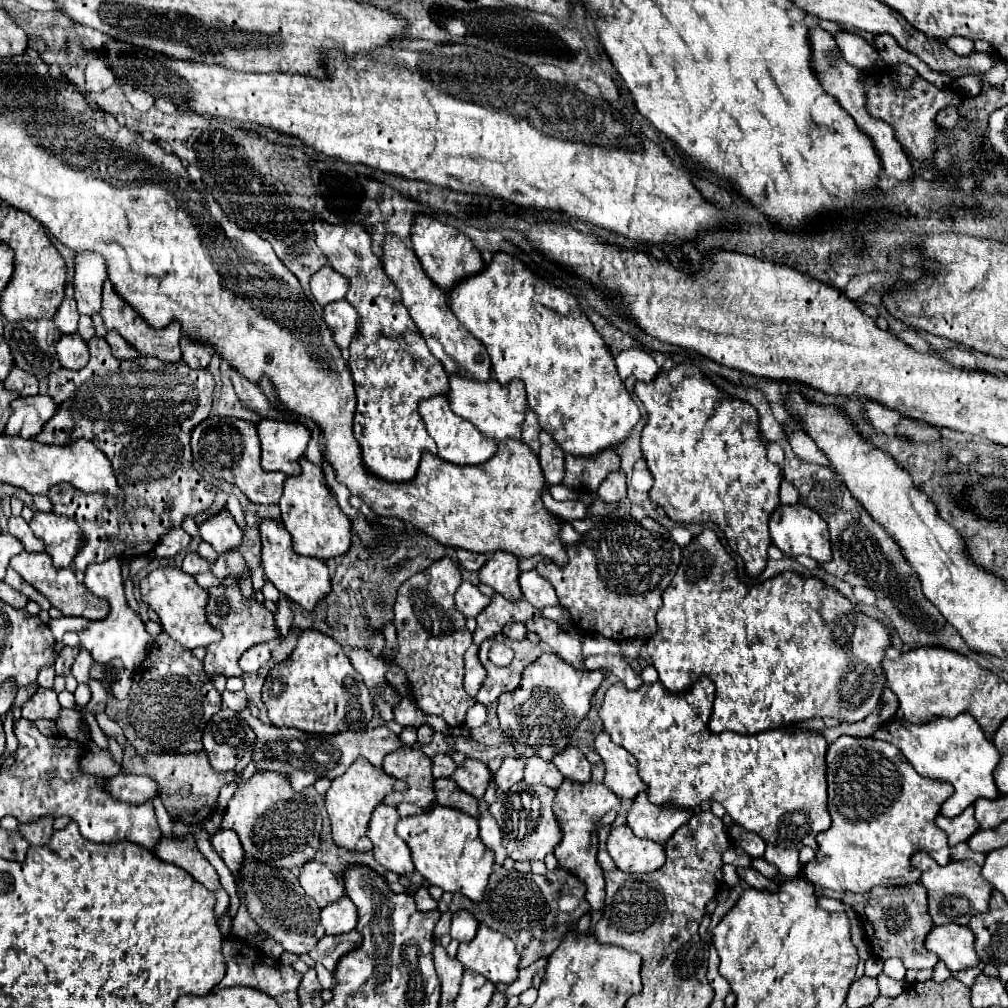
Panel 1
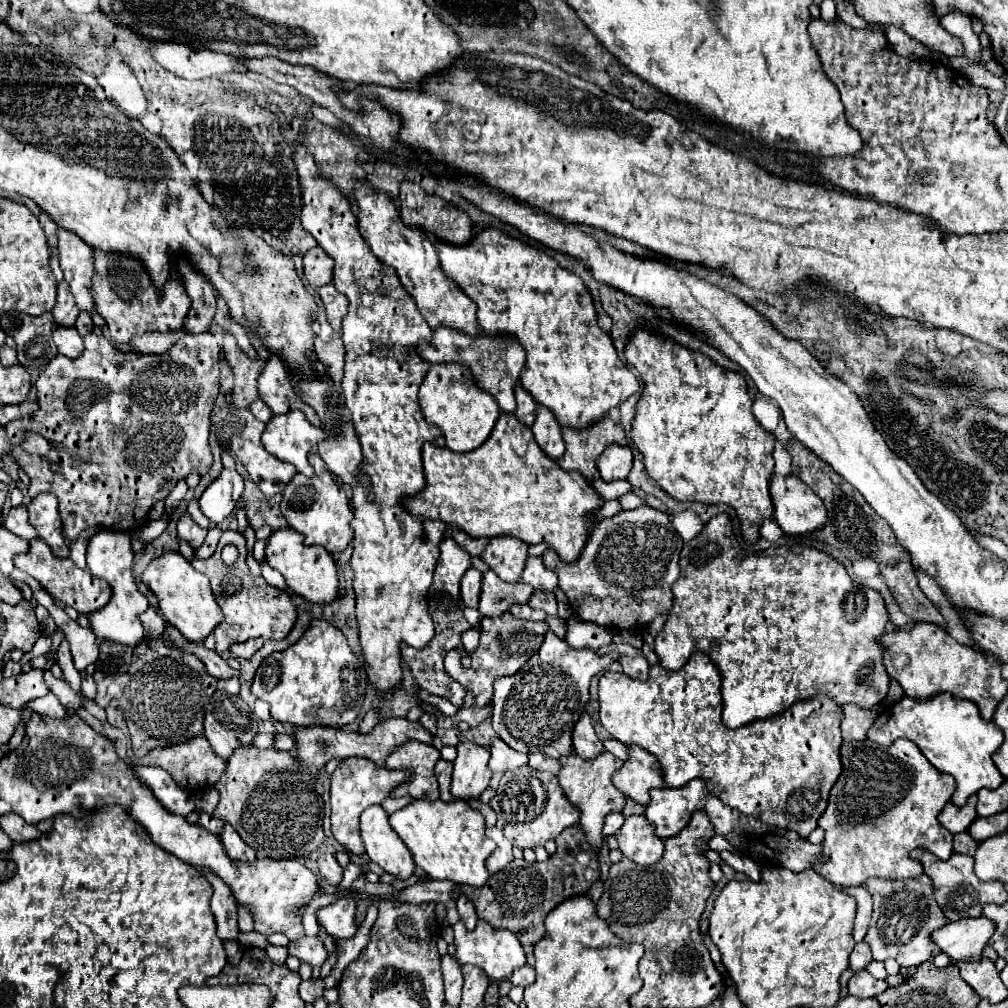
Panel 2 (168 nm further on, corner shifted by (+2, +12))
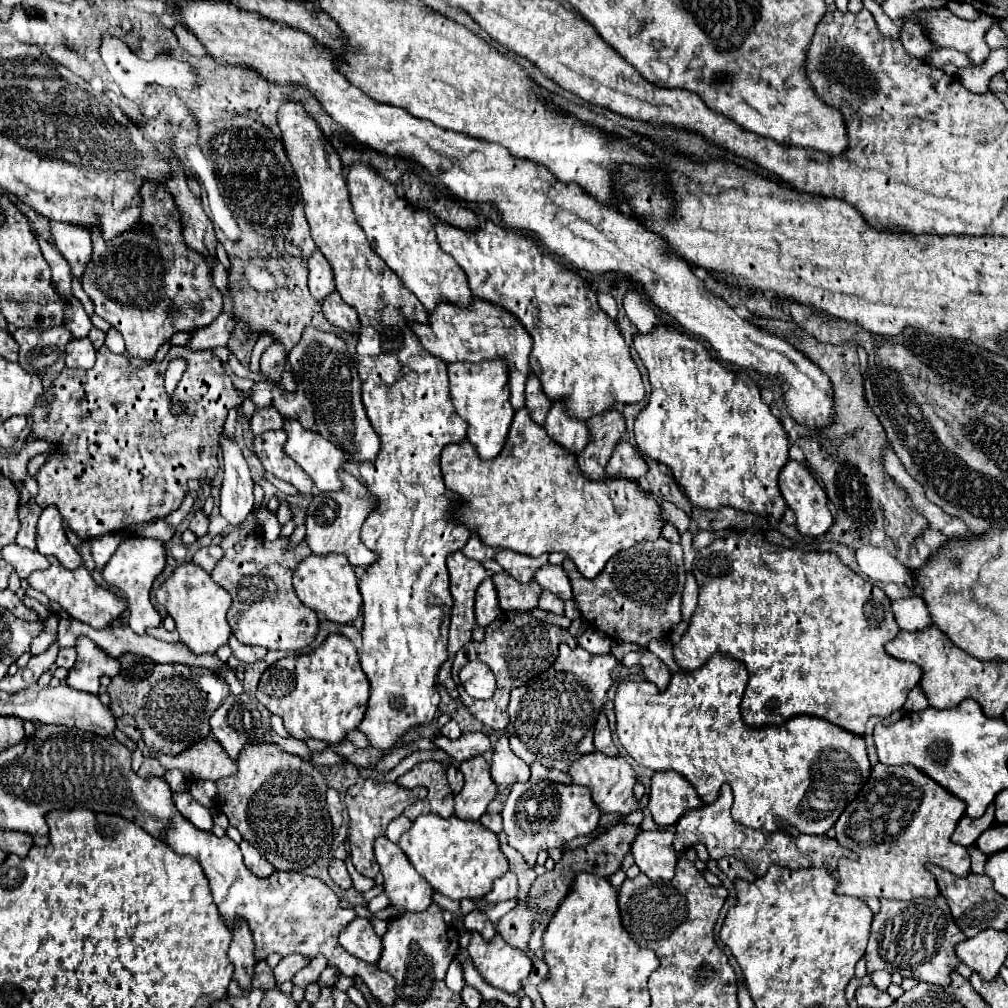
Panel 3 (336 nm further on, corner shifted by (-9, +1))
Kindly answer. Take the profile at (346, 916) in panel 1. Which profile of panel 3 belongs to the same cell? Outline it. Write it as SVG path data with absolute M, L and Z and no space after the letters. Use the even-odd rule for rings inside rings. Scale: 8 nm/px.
M355 918L339 934L339 944L359 960L375 964L381 954L381 938L375 934L373 924L365 918Z

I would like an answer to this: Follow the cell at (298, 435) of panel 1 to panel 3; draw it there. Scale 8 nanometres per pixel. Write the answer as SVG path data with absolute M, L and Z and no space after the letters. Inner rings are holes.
M285 420L283 430L287 432L285 454L313 478L321 492L339 490L341 480L337 478L337 470L345 462L345 454L317 432L305 430L295 420Z

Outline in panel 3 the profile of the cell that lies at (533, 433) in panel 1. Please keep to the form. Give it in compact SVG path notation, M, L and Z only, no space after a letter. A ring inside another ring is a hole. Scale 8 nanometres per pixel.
M533 374L529 376L527 388L525 388L525 408L529 410L529 416L531 416L539 426L545 424L547 412L549 412L549 408L551 408L551 400L543 394L539 380L537 380Z

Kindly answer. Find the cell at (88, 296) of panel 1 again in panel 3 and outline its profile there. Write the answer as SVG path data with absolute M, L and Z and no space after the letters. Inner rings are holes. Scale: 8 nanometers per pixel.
M51 222L51 234L53 234L55 246L71 264L73 278L81 278L83 272L87 270L87 264L89 264L91 252L93 252L91 232L81 226Z

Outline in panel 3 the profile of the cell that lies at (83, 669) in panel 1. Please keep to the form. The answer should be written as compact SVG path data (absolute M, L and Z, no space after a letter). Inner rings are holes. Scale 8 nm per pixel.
M79 638L75 644L77 662L69 670L67 684L75 690L97 694L101 676L115 676L119 672L119 660L107 656L91 638Z

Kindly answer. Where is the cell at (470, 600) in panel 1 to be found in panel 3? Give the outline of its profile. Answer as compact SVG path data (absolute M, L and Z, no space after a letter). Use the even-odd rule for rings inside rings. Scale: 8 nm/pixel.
M487 578L477 588L477 596L475 596L475 616L477 616L477 624L485 628L499 614L501 614L501 608L499 608L499 602L497 602L497 592L495 592L495 586L493 586L491 578Z

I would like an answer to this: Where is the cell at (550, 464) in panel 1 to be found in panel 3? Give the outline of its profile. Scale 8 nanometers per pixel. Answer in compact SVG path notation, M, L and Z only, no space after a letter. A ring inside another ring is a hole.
M553 404L551 406L547 422L545 422L545 432L549 434L549 438L553 442L557 442L565 450L573 452L573 456L577 456L589 442L589 432L587 432L585 422L571 420L565 414L563 404Z

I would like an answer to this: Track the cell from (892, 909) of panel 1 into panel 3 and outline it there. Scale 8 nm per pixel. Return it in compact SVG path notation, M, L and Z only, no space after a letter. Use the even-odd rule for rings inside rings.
M941 894L935 898L917 898L909 902L881 898L881 912L873 918L867 944L867 972L899 972L903 978L917 978L921 982L947 986L951 982L949 974L959 964L955 944L961 940L965 940L965 934L957 928Z

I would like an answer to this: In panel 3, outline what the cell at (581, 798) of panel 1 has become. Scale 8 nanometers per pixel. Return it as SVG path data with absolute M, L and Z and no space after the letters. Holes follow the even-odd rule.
M591 752L587 756L581 756L575 764L571 764L569 774L573 778L573 784L579 786L587 786L591 790L591 798L595 800L595 804L601 808L603 814L631 814L641 810L641 804L637 802L635 794L633 794L633 786L635 786L635 772L629 766L629 762L621 756L609 758L601 752Z

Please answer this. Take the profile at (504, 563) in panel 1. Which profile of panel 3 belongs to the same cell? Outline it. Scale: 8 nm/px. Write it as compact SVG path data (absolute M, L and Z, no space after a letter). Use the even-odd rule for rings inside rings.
M497 550L493 560L499 566L503 566L503 570L509 572L509 576L513 576L515 580L527 584L527 582L533 580L537 568L547 564L547 556L549 554L541 554L541 556L533 558L533 556L525 556L525 554L513 552L513 550Z

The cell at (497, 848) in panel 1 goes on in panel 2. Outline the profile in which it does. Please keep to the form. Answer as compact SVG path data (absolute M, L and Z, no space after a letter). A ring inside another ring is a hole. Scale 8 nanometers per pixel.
M488 827L486 829L486 835L490 837L490 839L494 839L496 841L496 851L488 857L488 861L486 861L486 869L488 869L488 873L490 875L496 875L496 873L500 873L514 857L512 857L512 843L508 843L508 839L504 837L504 833L500 833L500 829L498 827Z

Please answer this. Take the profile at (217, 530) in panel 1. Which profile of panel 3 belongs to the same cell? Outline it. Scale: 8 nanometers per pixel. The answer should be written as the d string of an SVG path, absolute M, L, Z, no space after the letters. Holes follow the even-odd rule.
M225 434L221 436L221 448L223 448L223 486L221 486L221 500L219 500L219 512L221 516L231 524L239 526L247 518L247 514L253 510L253 478L249 472L249 466L237 446L237 442L229 440Z

